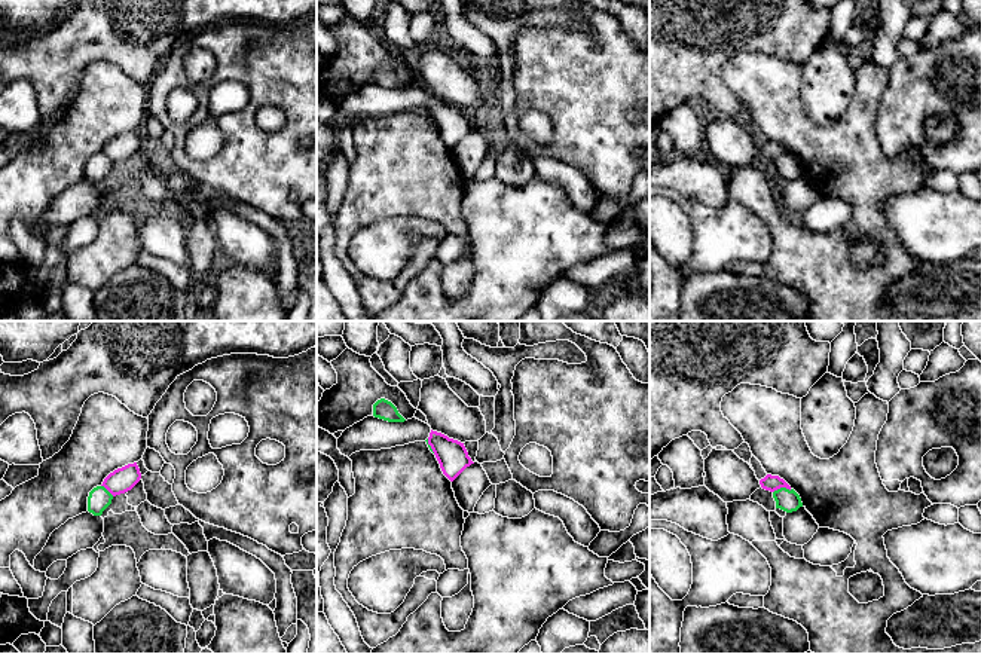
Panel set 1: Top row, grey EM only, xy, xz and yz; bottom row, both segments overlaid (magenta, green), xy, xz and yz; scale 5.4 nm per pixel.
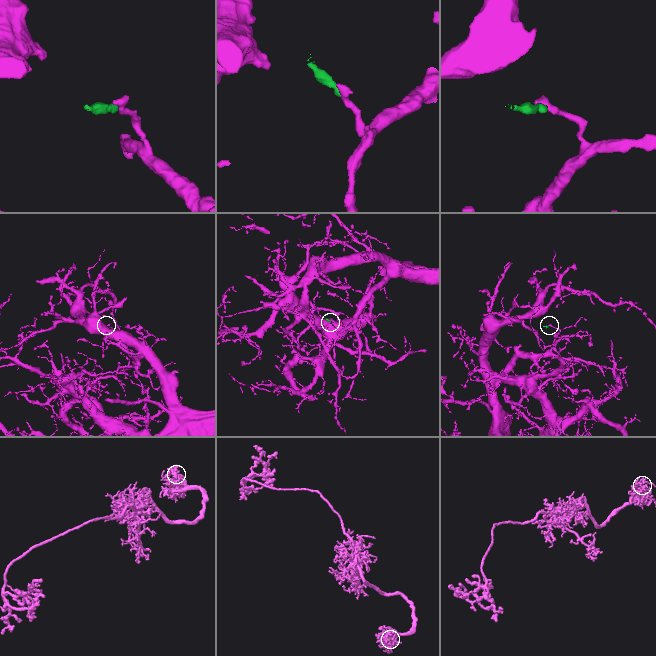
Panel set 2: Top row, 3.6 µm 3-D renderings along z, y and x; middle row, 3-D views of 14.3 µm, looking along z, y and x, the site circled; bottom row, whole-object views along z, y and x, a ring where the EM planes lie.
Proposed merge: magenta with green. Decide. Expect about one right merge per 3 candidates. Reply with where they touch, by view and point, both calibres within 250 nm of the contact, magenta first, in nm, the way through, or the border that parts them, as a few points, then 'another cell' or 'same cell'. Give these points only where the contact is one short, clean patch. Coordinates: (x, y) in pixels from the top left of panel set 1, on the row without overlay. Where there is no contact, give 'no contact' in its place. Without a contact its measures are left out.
meets magenta in yz at (782, 153); 90 nm thick on the magenta side, 120 nm on the other; runs through yz (772, 150), (782, 153), (782, 161), (787, 167); same cell

